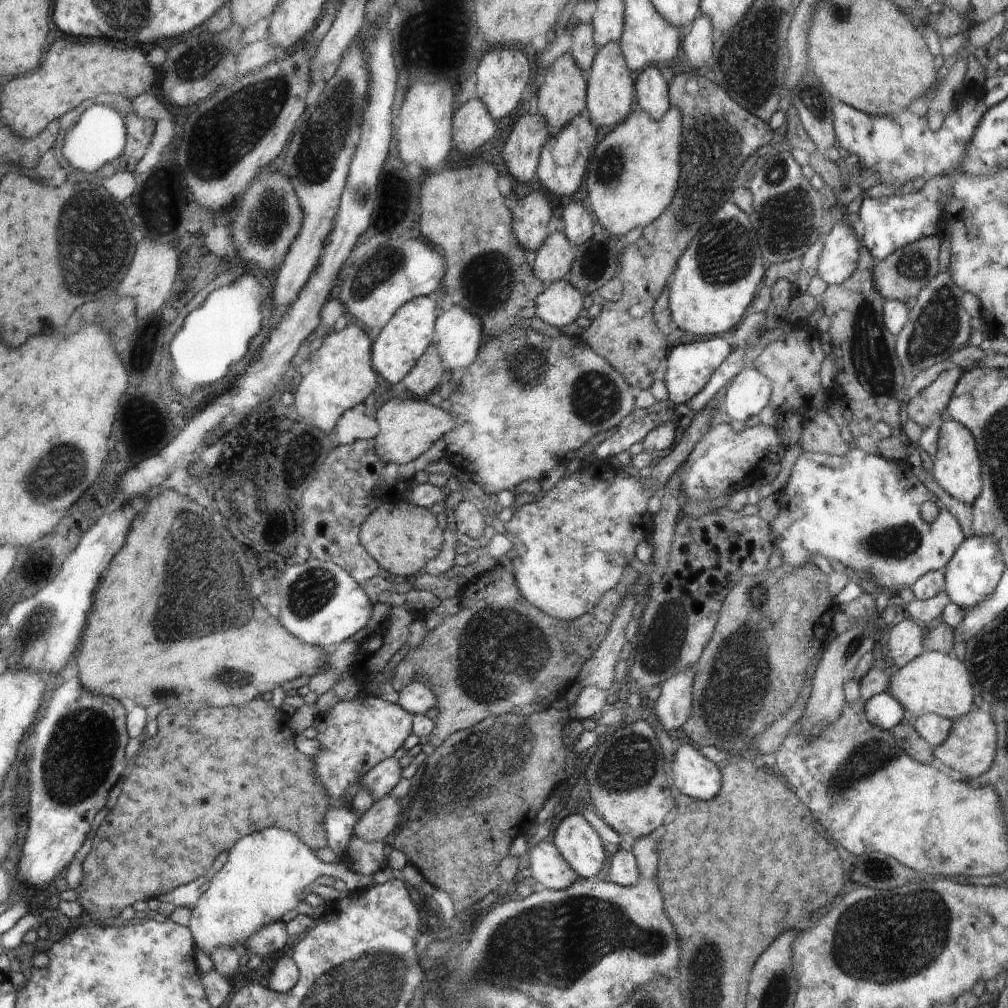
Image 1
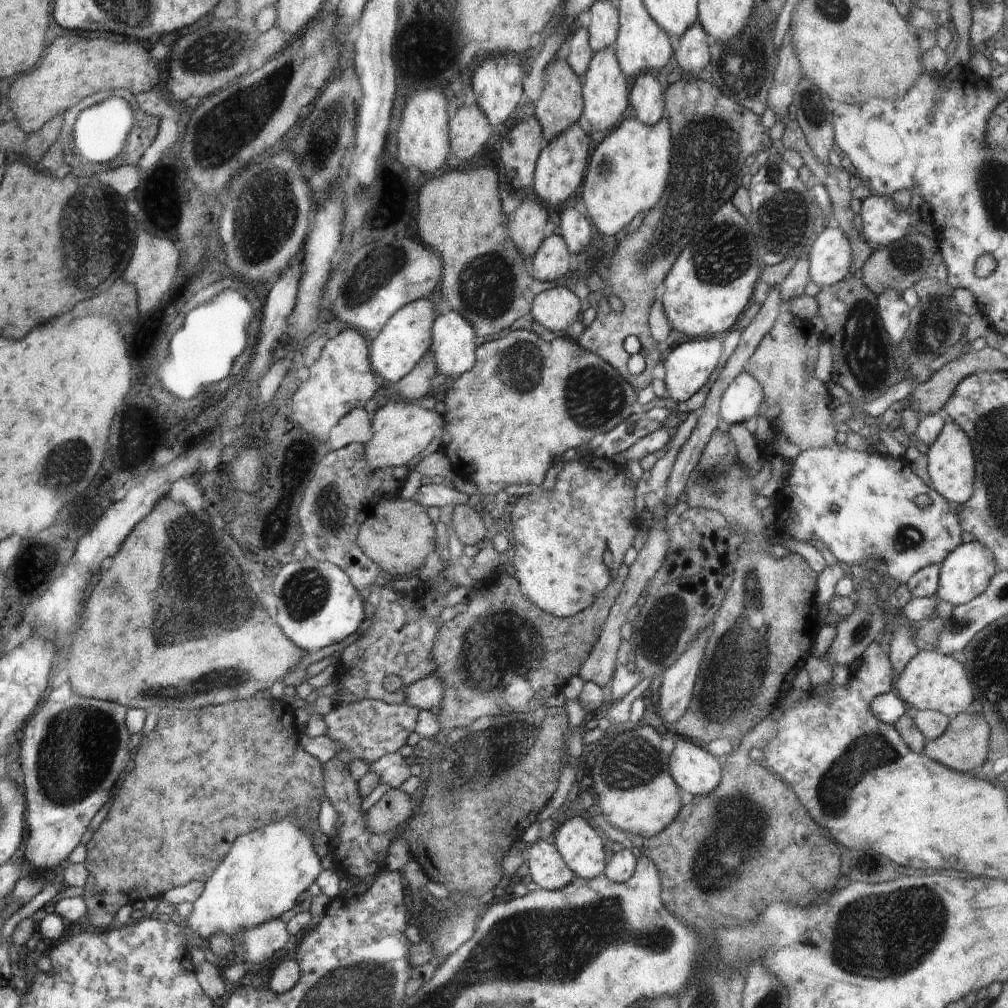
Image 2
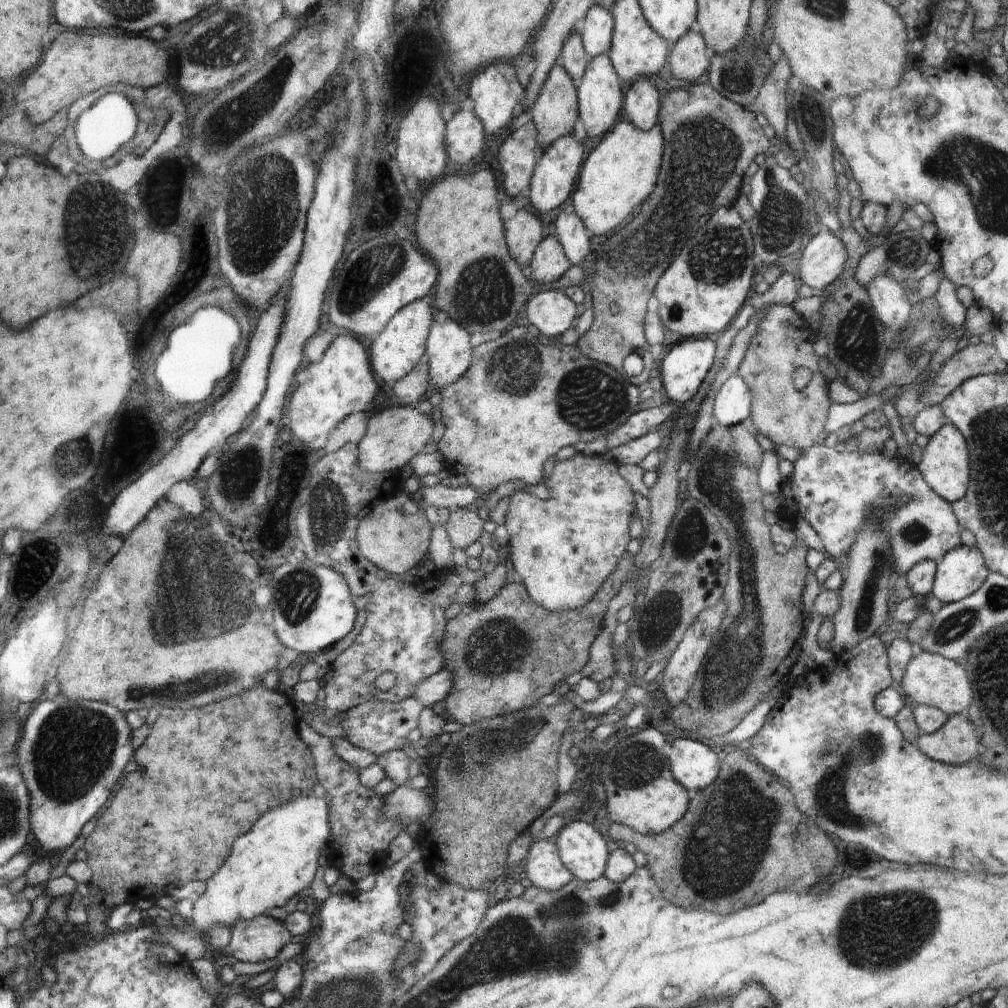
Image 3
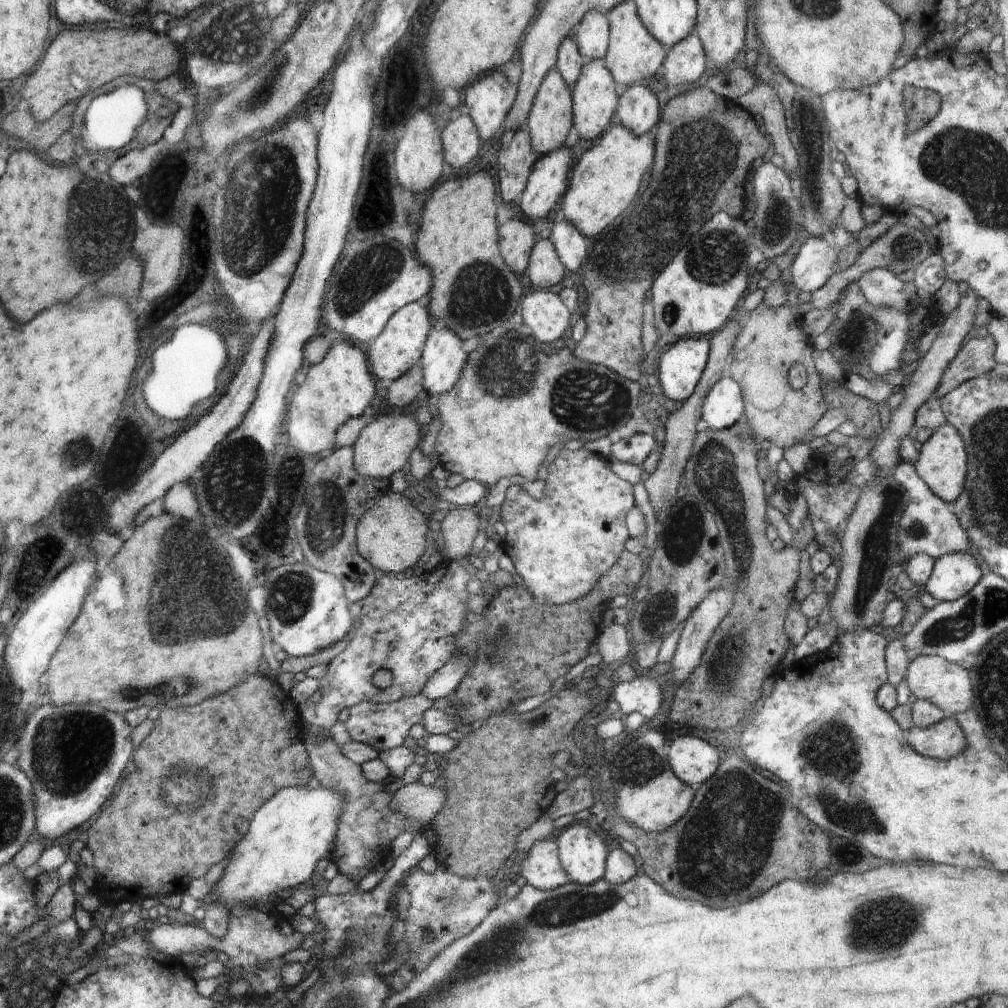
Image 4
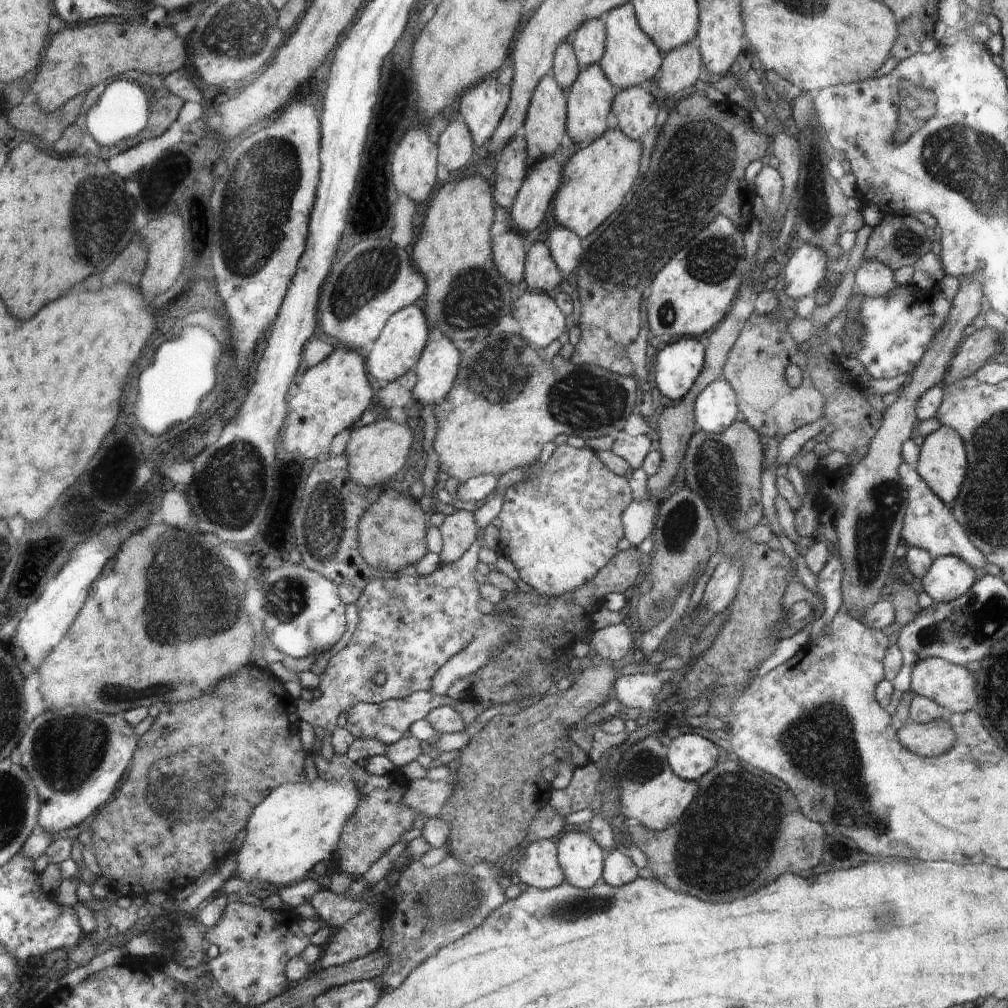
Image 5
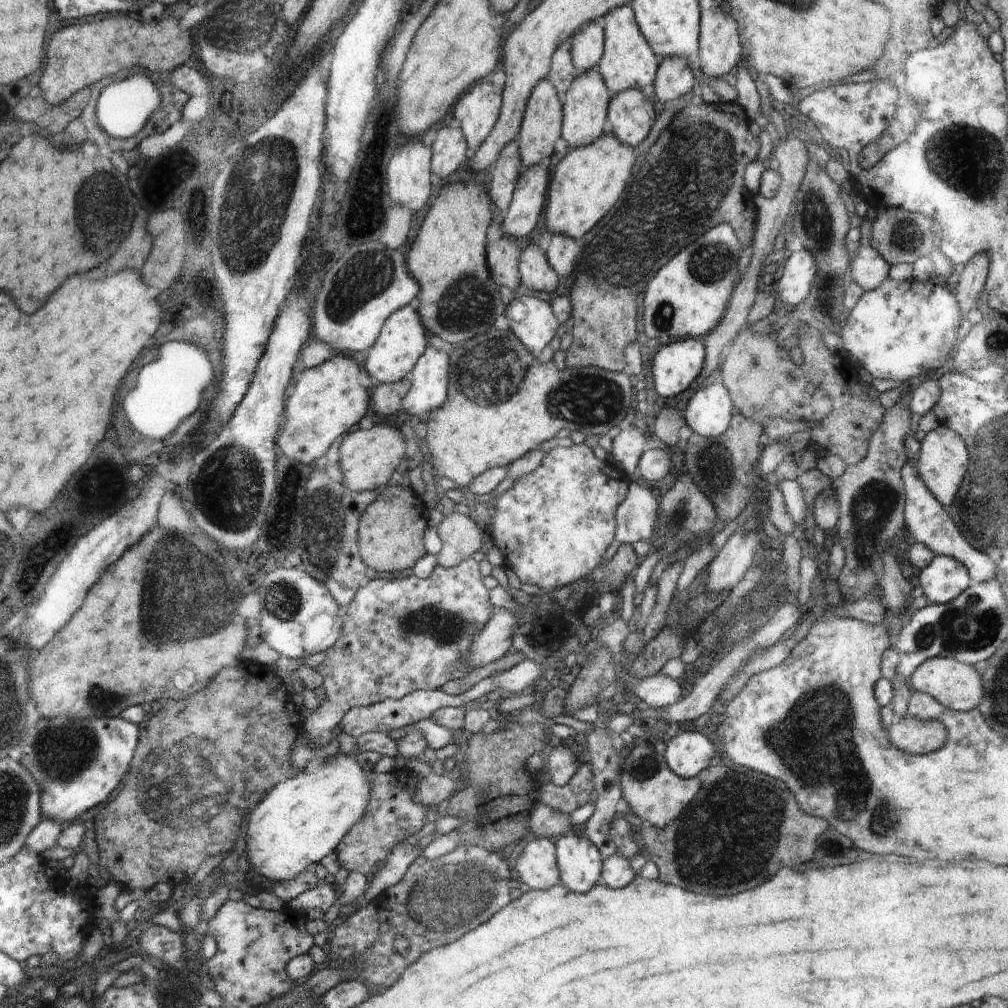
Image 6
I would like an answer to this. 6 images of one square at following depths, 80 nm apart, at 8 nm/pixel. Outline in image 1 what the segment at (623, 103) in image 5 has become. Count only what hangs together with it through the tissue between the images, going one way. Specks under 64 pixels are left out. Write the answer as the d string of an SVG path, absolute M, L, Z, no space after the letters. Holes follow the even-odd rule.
M648 67L640 73L637 81L638 109L646 111L653 119L664 117L670 102L668 102L668 86L658 68Z

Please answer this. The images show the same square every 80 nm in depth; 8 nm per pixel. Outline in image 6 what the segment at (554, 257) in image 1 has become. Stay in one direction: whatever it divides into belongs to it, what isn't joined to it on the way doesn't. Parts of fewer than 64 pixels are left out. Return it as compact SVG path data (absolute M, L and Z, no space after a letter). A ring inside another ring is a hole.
M538 244L524 247L519 273L522 275L524 286L530 290L554 292L558 286L558 275L547 258L547 253L542 251Z

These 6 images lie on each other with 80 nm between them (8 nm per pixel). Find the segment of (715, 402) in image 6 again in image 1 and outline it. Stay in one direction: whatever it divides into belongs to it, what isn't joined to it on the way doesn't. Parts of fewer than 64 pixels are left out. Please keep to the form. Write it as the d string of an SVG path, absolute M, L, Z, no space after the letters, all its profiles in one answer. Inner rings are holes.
M756 367L743 369L726 386L722 408L731 419L746 422L769 404L771 390L770 379Z

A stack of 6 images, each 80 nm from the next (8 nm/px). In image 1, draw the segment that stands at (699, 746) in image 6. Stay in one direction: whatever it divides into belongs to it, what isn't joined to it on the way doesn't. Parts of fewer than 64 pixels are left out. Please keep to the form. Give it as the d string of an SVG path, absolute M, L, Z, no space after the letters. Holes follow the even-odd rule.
M691 743L674 745L674 756L670 764L675 781L674 788L682 794L701 801L710 801L720 792L721 772L712 761L706 759Z

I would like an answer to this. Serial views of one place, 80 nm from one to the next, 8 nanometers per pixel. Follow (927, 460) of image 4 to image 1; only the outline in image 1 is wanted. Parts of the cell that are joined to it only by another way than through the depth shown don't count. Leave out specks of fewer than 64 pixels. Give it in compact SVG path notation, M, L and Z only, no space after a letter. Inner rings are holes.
M952 419L942 422L939 430L938 444L937 453L933 458L932 472L936 482L942 486L950 496L972 505L980 496L983 485L981 460L976 448L975 438L967 426Z

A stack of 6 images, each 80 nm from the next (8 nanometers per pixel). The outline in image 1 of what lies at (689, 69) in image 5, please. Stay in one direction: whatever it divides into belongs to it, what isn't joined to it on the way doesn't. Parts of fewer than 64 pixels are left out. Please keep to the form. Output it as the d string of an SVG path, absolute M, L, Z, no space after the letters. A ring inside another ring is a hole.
M704 14L696 18L687 28L683 52L694 66L702 66L704 62L710 60L714 29L711 18Z

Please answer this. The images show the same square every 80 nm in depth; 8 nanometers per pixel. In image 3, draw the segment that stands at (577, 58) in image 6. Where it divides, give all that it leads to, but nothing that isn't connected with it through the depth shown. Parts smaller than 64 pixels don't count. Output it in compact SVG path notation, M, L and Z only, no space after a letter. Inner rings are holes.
M593 6L585 17L581 38L589 58L609 52L614 41L615 21L611 10Z

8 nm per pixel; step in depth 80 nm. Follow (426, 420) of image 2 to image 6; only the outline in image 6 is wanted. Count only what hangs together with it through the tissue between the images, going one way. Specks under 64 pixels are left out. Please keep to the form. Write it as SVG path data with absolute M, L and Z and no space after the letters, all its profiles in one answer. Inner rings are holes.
M376 424L369 430L359 429L348 434L340 444L340 464L346 484L353 491L376 491L382 489L382 484L393 476L398 462L404 456L406 440L400 429L384 424Z

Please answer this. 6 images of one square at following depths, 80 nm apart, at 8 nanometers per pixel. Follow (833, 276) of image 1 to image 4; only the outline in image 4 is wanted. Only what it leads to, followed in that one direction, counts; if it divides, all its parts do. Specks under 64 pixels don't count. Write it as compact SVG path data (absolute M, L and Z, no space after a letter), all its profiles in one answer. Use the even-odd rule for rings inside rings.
M826 236L811 237L801 246L791 266L792 280L799 292L811 294L823 287L834 273L838 247Z

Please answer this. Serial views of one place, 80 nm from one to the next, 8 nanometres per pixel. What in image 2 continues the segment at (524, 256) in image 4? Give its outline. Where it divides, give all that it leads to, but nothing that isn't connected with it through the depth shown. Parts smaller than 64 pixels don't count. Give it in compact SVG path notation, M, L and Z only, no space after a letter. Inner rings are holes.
M531 197L525 198L518 210L508 214L508 218L512 218L511 241L524 256L534 257L544 242L544 226L548 224L548 214L538 201L534 202Z

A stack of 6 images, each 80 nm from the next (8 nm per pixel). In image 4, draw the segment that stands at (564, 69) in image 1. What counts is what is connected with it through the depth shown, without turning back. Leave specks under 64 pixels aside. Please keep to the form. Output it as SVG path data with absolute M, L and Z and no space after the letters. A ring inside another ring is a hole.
M552 69L543 81L528 117L527 128L531 131L531 145L541 156L560 149L564 144L572 128L572 101L566 79L558 69Z

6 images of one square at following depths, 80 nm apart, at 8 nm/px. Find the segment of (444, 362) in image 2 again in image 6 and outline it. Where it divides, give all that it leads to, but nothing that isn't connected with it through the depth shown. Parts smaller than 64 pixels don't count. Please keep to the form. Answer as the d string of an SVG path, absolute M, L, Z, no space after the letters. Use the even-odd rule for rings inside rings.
M433 345L410 372L411 389L403 398L405 410L422 416L444 404L450 389L451 355Z

